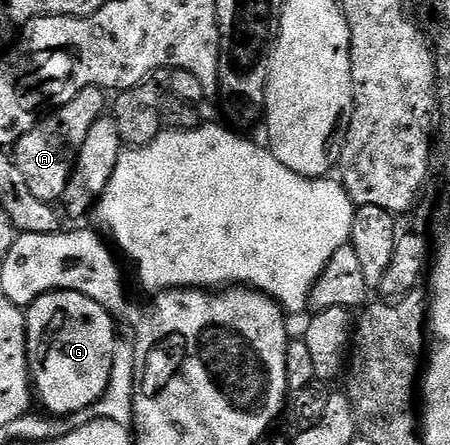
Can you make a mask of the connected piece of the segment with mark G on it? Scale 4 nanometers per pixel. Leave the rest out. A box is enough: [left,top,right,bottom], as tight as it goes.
[25,292,117,416]

